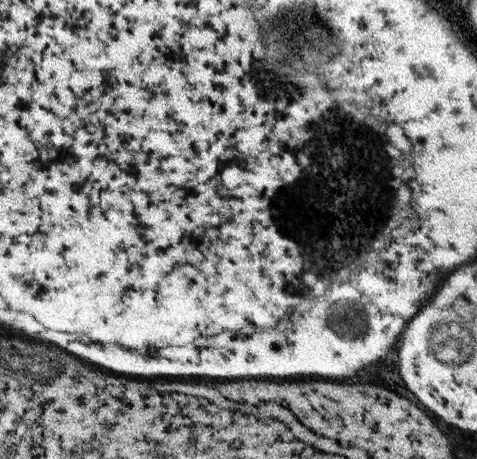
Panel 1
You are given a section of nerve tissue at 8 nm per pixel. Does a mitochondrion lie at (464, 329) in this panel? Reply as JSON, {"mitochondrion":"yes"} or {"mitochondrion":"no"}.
{"mitochondrion":"yes"}

